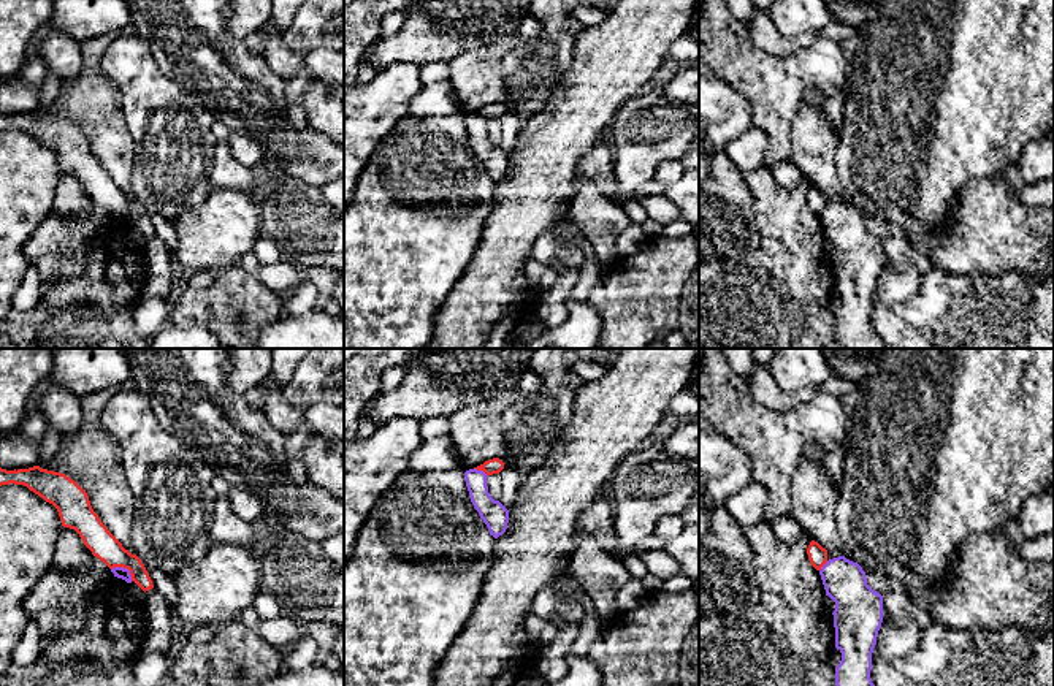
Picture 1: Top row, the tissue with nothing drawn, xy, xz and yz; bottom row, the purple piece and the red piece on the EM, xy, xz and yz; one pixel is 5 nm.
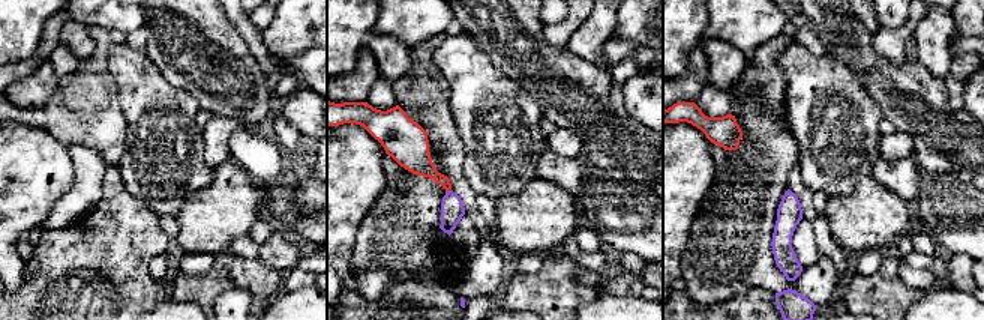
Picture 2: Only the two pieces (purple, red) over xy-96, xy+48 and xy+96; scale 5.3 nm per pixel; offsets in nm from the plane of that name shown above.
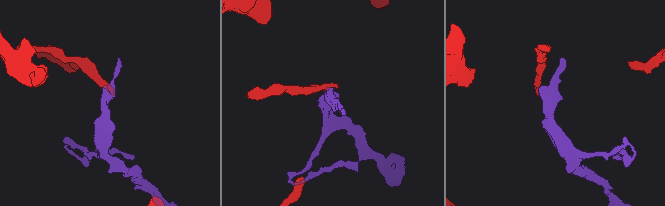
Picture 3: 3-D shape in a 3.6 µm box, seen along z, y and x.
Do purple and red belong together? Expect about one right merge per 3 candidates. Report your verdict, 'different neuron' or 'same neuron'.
different neuron

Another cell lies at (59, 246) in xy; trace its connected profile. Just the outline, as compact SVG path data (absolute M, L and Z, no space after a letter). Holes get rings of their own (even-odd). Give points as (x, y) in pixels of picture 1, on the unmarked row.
M94 201L67 219L52 209L51 215L25 241L27 265L38 268L40 299L59 279L78 279L86 271L86 255L94 239L108 227L109 212Z

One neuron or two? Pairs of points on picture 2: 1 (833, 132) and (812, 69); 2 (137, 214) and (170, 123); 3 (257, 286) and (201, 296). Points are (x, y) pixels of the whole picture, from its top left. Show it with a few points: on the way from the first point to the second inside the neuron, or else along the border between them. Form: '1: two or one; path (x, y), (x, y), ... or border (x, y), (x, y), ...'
1: one; path (833, 117), (822, 92), (815, 84)
2: two; border (120, 173), (123, 187), (143, 200), (156, 215)
3: one; path (243, 272), (234, 272), (228, 268), (213, 283)

